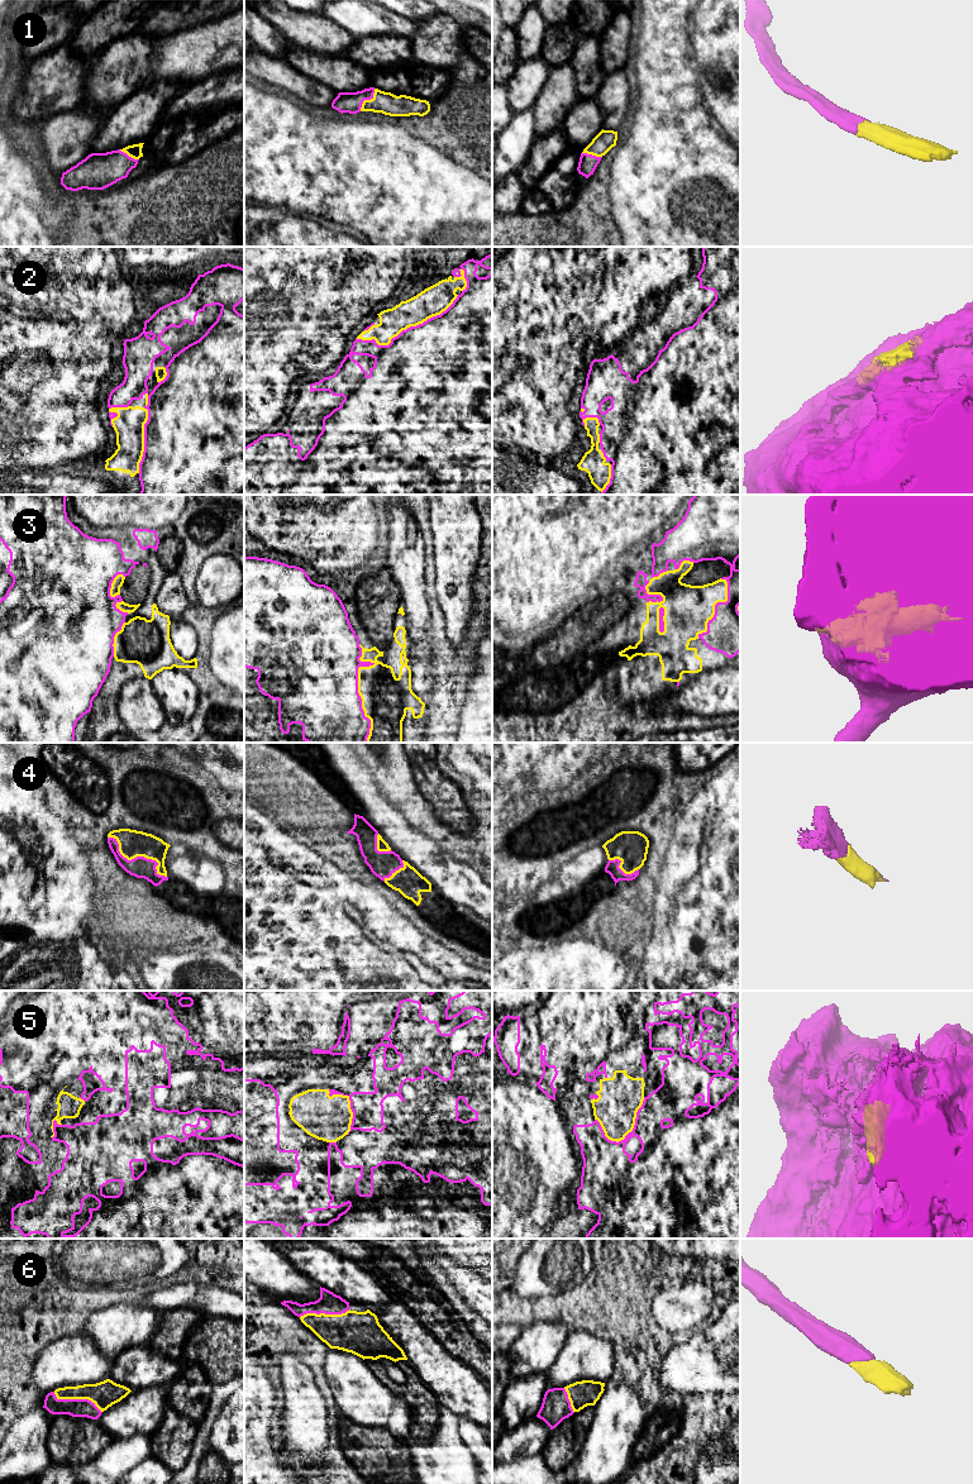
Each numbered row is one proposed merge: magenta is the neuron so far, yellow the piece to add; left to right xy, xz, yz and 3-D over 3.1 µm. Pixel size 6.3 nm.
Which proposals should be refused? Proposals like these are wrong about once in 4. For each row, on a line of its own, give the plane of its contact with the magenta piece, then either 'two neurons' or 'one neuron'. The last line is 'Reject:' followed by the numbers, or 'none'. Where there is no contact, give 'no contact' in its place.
1: xz | one neuron
2: xz | one neuron
3: xz | two neurons
4: xy | one neuron
5: yz | one neuron
6: xy | one neuron
Reject: 3

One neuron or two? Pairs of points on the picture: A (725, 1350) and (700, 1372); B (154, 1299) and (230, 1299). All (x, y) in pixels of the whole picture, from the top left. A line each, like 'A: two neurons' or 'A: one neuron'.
A: one neuron
B: one neuron

